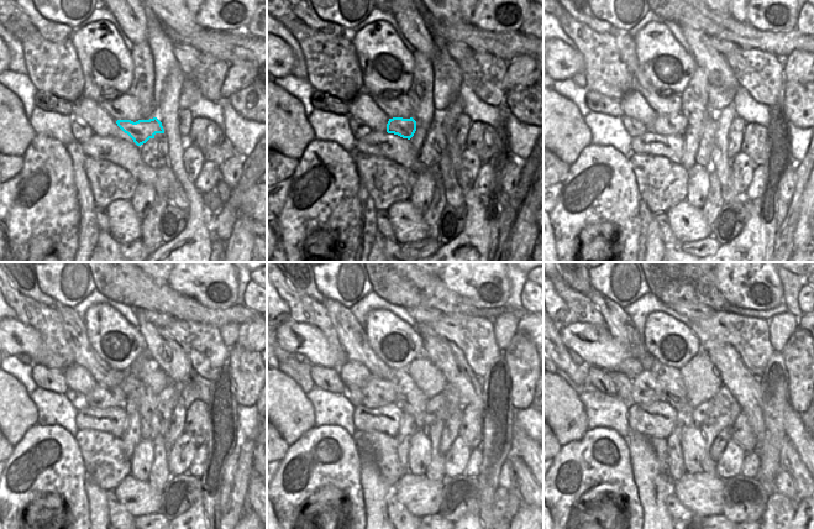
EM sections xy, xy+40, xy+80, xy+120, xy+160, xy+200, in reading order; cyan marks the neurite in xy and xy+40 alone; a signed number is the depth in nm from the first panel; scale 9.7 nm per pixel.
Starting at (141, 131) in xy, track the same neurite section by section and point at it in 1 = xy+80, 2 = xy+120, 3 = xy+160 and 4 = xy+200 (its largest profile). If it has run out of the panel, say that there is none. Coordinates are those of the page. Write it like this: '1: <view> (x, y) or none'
1: xy+80 (663, 124)
2: xy+120 (100, 397)
3: xy+160 (377, 392)
4: xy+200 (645, 388)

